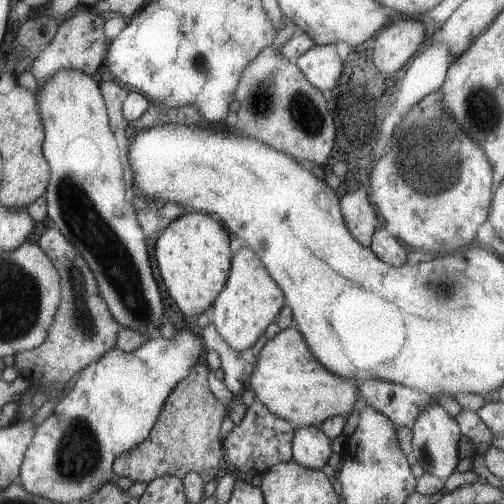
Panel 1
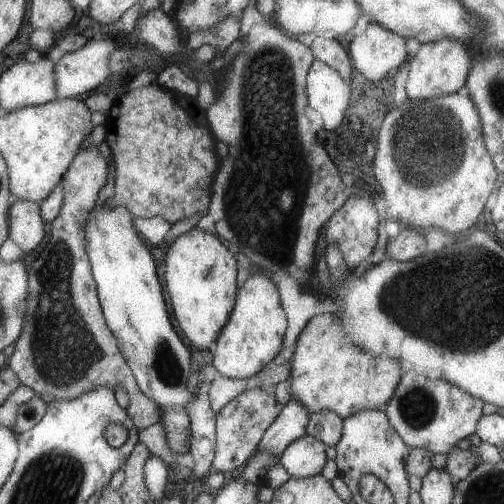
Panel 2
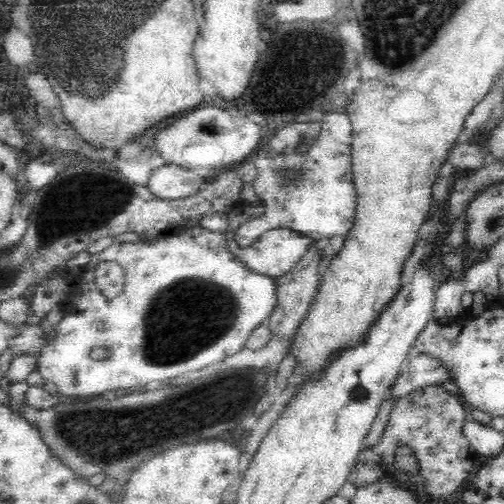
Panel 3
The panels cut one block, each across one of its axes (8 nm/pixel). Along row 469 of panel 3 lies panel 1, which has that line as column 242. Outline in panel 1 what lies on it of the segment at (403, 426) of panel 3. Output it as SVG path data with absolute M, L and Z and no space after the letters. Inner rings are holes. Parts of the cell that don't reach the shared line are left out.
M209 324L203 330L203 342L207 346L207 352L213 350L219 356L221 370L223 370L223 384L233 396L243 396L245 390L251 388L251 376L255 372L253 364L247 364L241 354L233 352L217 334L213 324ZM255 398L247 406L243 422L235 424L223 438L225 466L233 466L233 470L237 474L241 474L245 482L251 482L253 476L263 476L275 464L293 462L293 454L291 454L293 432L295 432L295 428L287 420L271 414L267 410L267 406Z

